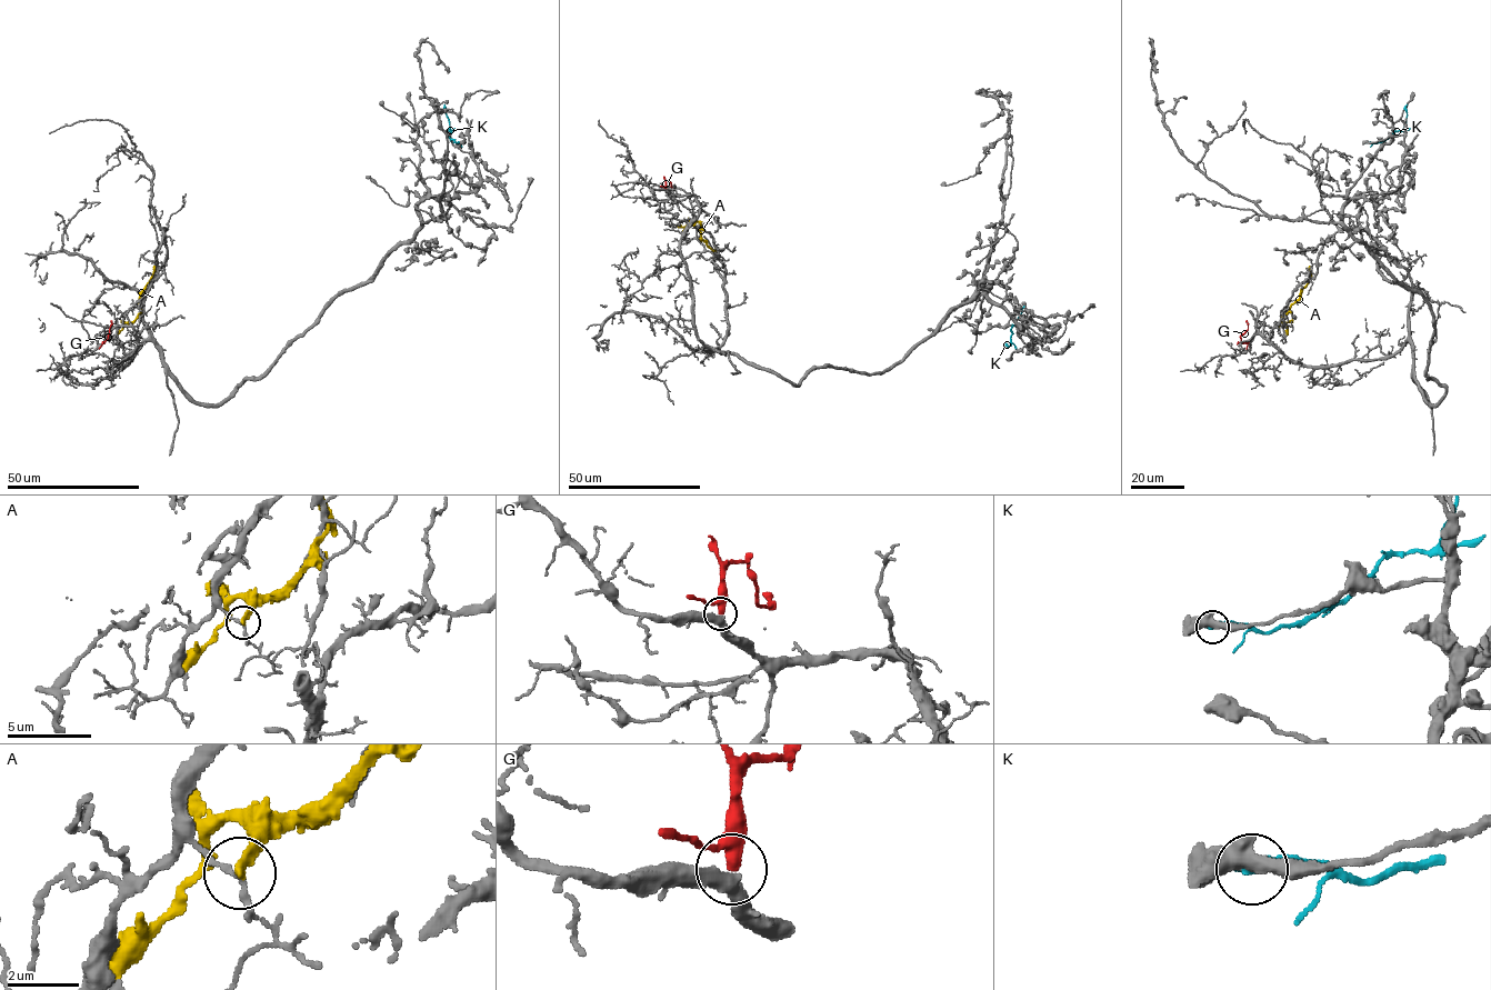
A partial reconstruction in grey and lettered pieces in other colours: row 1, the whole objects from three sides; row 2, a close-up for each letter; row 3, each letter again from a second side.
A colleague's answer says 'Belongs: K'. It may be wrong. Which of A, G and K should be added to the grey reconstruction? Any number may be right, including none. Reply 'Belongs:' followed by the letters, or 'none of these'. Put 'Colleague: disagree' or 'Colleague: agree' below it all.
Belongs: none of these
Colleague: disagree

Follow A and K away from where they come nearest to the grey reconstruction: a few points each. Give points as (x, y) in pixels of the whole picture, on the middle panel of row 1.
A: (688, 218), (692, 223), (698, 222), (700, 238), (712, 250), (717, 249)
K: (1023, 307), (1011, 329), (1010, 346), (1006, 347)

